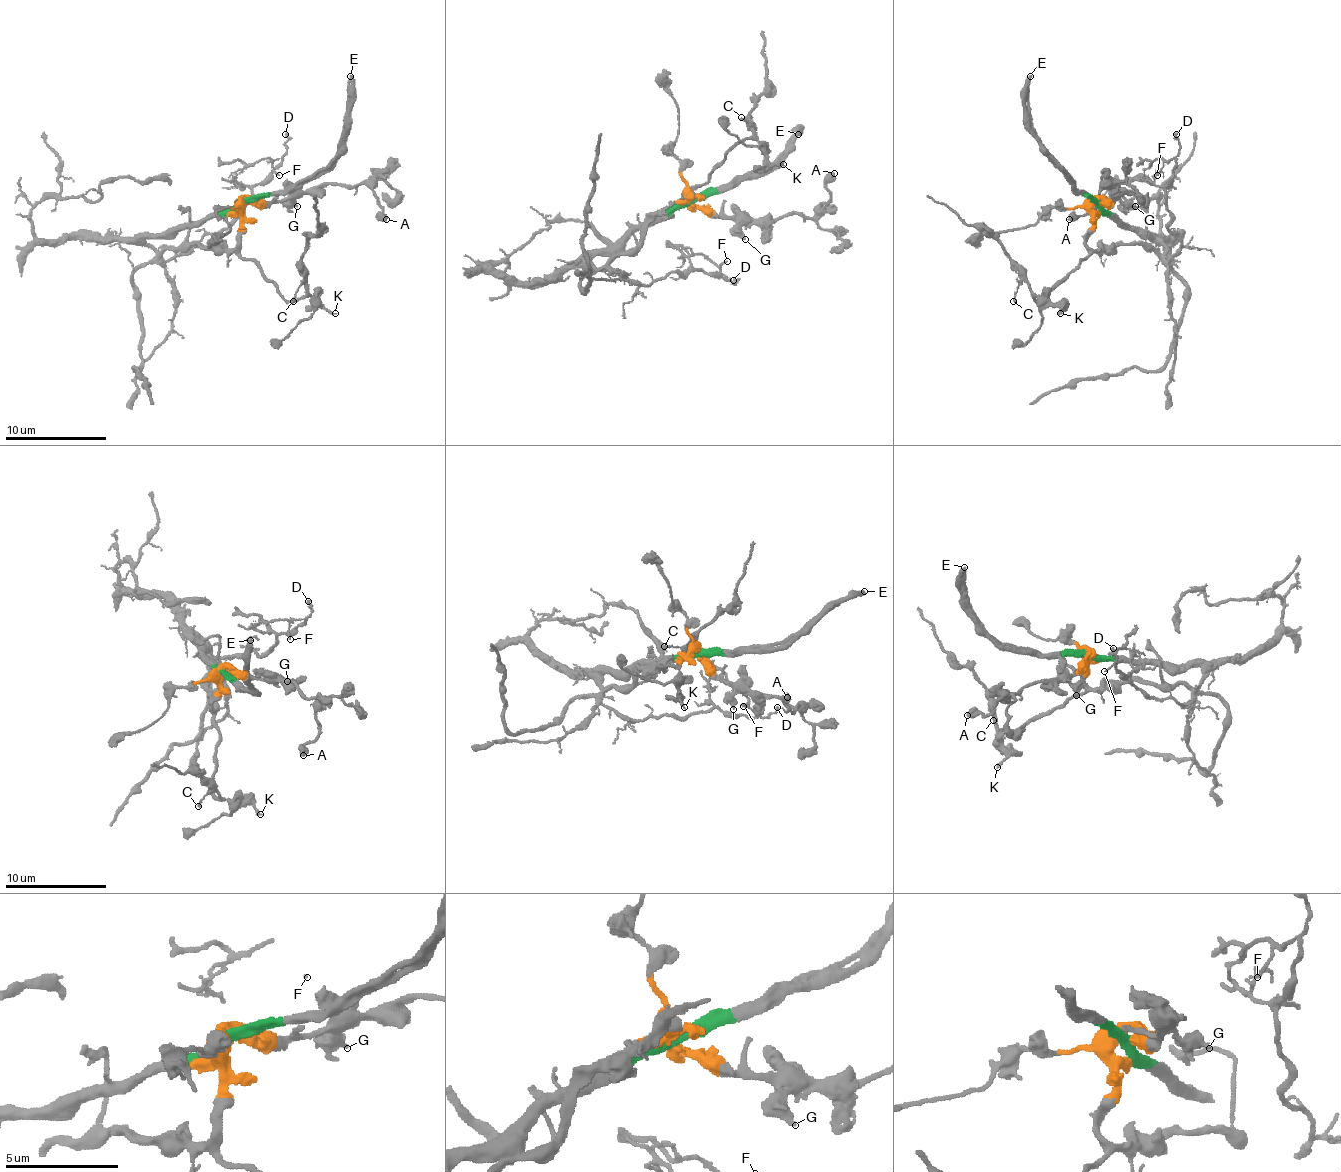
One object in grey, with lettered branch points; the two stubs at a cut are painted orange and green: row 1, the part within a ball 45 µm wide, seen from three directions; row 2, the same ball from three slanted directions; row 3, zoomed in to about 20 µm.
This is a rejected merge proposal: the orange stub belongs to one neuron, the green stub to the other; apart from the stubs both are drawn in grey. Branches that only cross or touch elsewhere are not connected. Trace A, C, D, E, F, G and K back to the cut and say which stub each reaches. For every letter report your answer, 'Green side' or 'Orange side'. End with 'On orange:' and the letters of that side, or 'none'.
A: Orange side
C: Orange side
D: Green side
E: Green side
F: Green side
G: Orange side
K: Orange side
On orange: A, C, G, K

